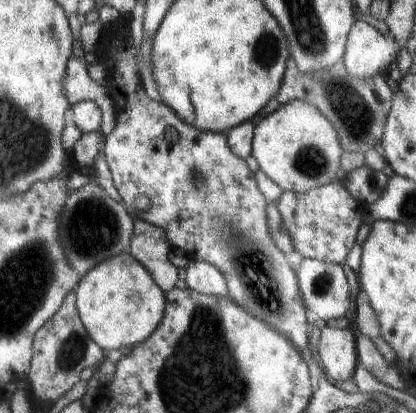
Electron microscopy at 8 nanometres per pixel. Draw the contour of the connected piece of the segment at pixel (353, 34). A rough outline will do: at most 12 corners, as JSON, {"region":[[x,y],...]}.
{"region":[[355,21],[343,54],[359,79],[386,75],[399,51],[391,34]]}

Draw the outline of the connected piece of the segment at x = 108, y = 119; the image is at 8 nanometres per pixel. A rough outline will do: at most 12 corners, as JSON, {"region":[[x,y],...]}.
{"region":[[72,56],[63,80],[71,106],[98,103],[100,132],[117,123],[109,88],[92,79],[84,61]]}

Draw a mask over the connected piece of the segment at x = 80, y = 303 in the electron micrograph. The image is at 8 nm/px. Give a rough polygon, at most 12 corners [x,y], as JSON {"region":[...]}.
{"region":[[130,252],[74,291],[104,351],[128,351],[162,320],[165,292]]}

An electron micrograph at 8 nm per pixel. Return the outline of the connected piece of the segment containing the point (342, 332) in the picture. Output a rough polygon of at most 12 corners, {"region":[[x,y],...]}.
{"region":[[321,328],[322,364],[337,385],[353,389],[359,365],[349,328]]}

